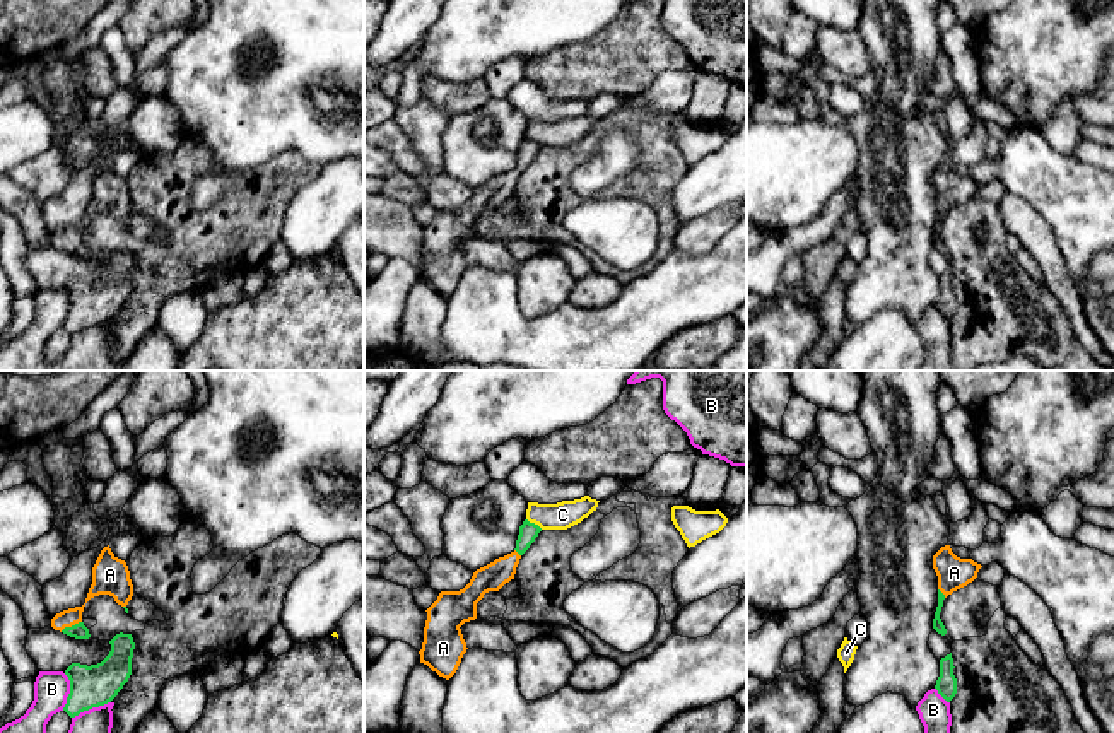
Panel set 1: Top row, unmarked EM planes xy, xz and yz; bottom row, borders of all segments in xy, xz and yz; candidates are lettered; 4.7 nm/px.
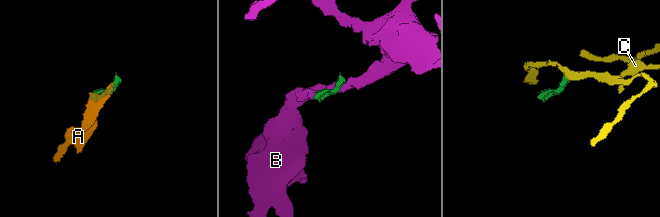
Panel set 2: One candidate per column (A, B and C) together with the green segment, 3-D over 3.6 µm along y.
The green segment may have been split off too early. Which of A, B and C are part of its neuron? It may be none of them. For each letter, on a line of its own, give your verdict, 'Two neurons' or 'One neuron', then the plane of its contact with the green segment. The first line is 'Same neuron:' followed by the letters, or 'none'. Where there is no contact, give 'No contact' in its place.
Same neuron: A
A: One neuron. Touches green in xy
B: Two neurons. Touches green in xy
C: Two neurons. Touches green in xz

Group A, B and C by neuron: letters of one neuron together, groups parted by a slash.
A / B / C

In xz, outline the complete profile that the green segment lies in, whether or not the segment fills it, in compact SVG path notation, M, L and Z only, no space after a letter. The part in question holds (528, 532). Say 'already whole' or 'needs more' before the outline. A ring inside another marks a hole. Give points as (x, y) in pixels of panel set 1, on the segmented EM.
needs more | M525 519L519 526L516 548L511 554L477 569L463 589L439 593L437 600L425 610L424 642L419 651L420 663L446 680L456 673L468 649L460 627L477 619L477 603L485 593L499 591L514 579L521 555L540 531L538 525Z

